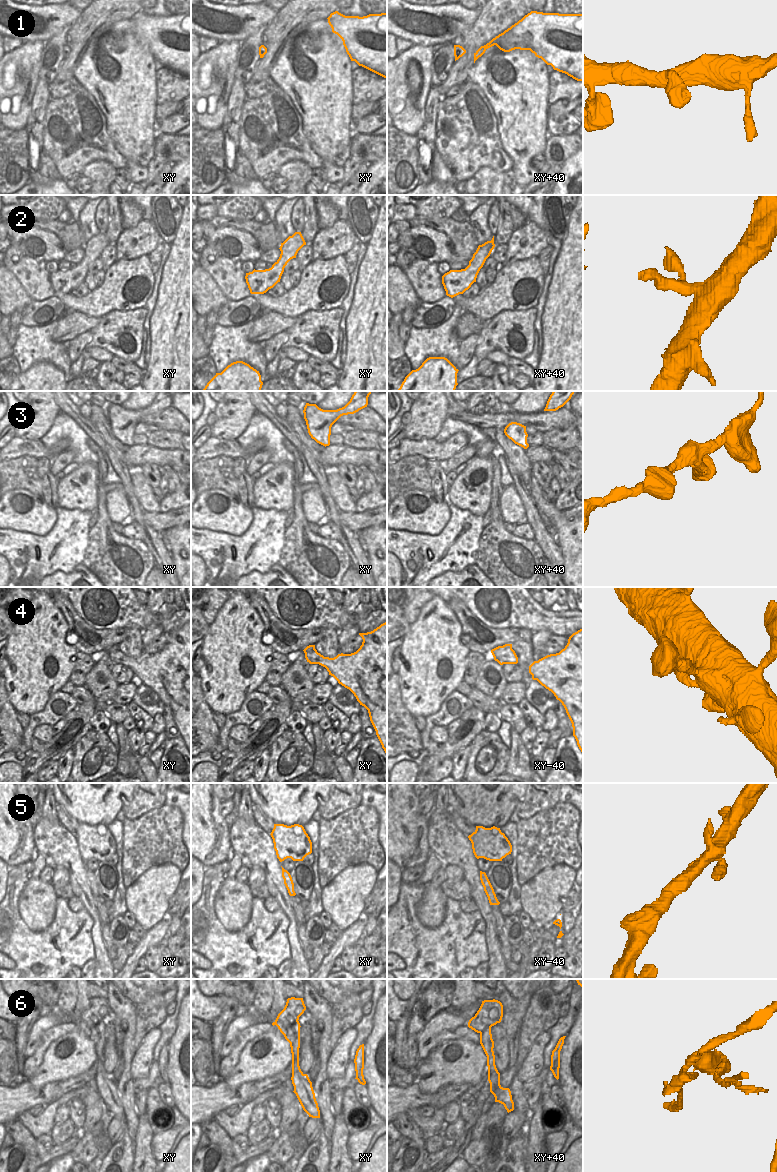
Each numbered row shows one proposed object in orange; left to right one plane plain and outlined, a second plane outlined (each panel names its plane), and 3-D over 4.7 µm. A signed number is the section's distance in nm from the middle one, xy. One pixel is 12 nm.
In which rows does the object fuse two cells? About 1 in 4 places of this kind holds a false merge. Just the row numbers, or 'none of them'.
6

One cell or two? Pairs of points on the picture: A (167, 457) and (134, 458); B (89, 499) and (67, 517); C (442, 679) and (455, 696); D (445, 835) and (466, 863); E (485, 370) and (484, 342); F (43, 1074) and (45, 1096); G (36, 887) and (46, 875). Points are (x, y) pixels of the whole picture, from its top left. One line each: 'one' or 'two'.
A: one
B: two
C: two
D: one
E: two
F: two
G: two

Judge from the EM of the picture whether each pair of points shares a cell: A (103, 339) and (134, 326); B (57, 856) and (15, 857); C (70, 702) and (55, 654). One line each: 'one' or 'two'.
A: one
B: two
C: two

